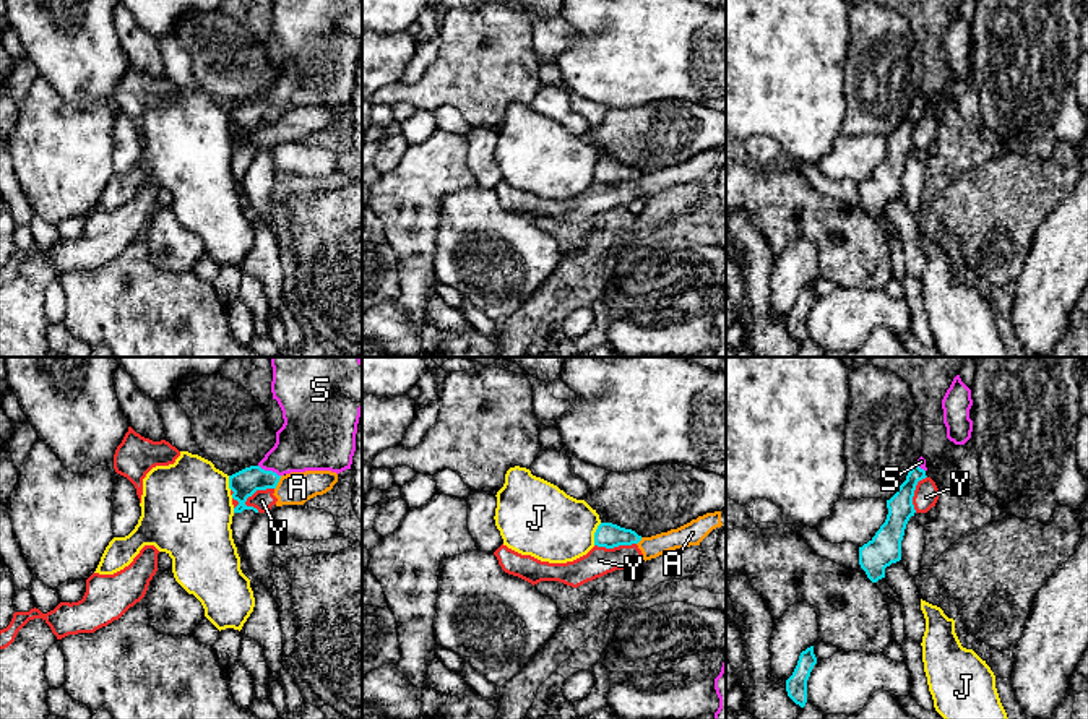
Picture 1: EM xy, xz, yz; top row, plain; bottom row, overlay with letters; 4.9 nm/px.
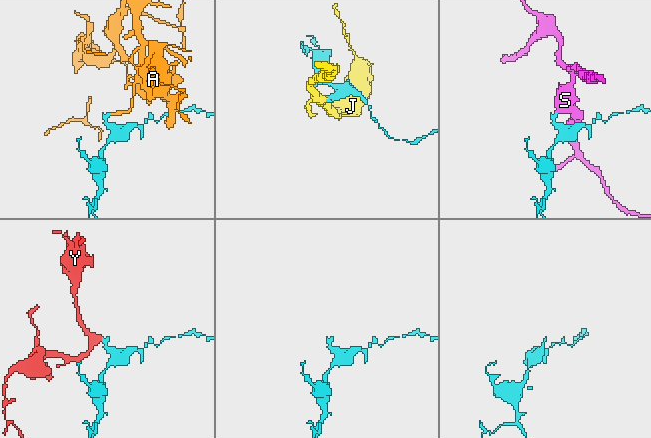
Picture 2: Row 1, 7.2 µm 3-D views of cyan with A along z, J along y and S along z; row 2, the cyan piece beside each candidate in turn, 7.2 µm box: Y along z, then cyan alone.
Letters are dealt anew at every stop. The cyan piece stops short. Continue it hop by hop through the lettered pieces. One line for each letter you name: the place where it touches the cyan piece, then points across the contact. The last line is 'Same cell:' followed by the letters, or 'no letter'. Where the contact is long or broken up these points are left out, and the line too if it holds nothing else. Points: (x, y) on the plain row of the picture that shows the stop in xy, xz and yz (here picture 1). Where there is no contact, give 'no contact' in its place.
S: meets cyan in xy at (270, 107); runs through xy (246, 119), (262, 114), (270, 107), (309, 77)
Same cell: S

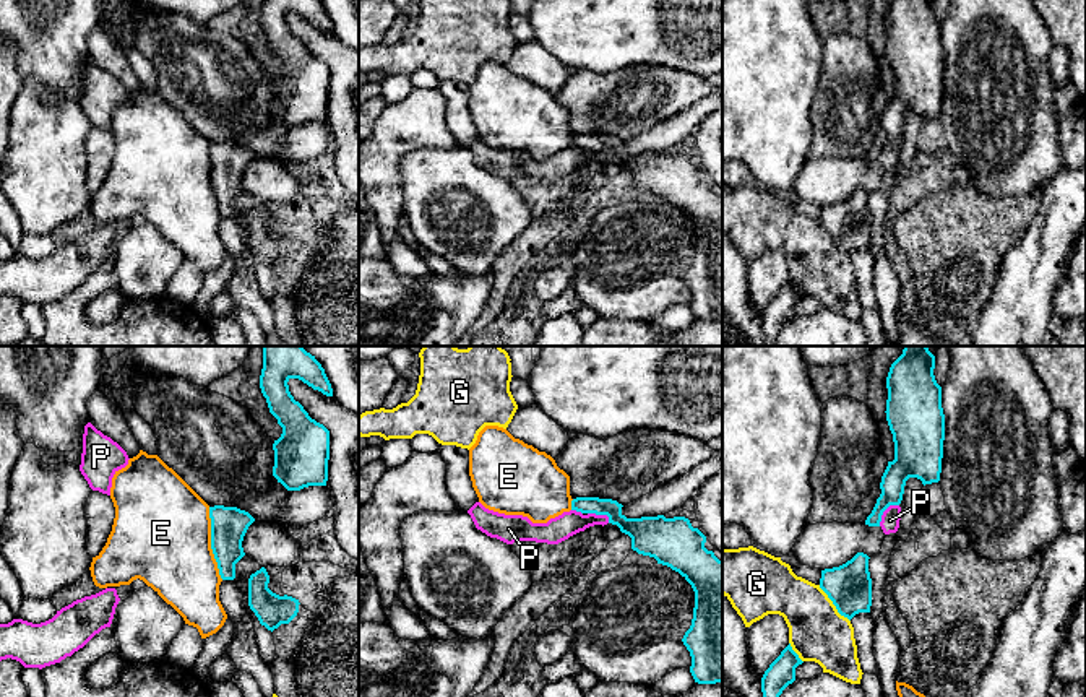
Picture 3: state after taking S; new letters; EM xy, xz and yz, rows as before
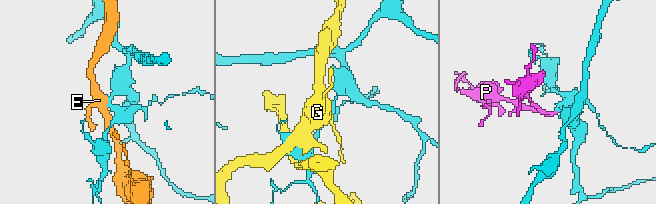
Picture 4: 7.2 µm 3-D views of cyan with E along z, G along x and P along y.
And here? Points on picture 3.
Same cell: no letter

